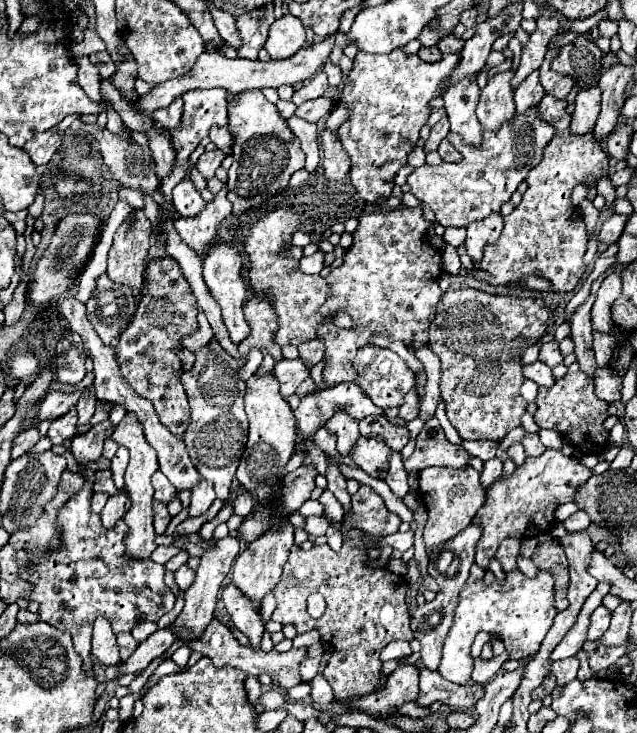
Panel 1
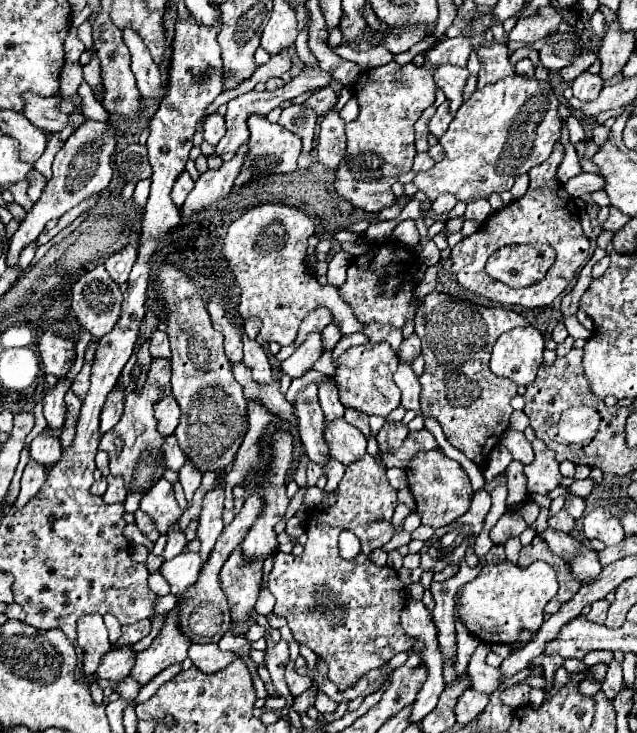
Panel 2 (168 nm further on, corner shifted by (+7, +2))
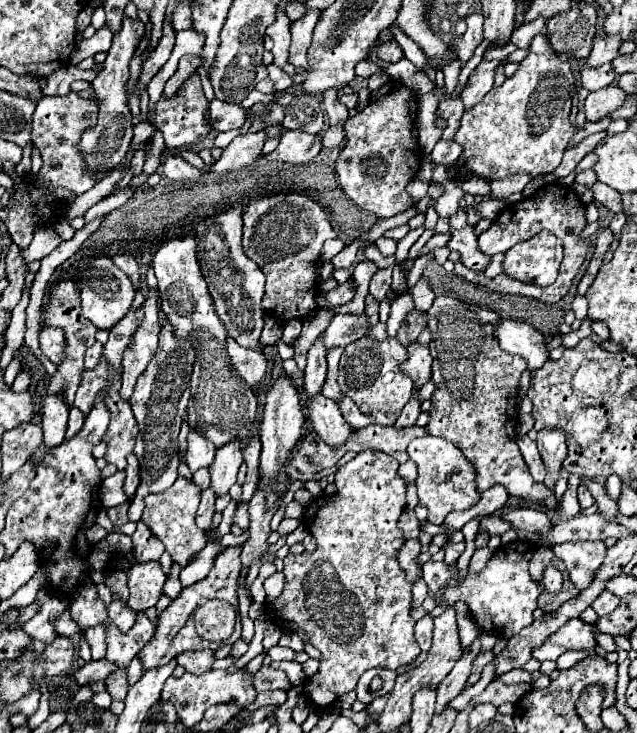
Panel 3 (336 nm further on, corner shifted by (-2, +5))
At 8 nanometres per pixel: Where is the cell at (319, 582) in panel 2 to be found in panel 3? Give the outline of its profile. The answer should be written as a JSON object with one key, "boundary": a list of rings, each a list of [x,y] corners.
{"boundary":[[[365,451],[359,453],[355,459],[339,467],[335,473],[337,493],[333,497],[317,497],[313,499],[303,517],[303,525],[307,531],[317,539],[317,549],[313,553],[293,555],[289,553],[285,561],[285,589],[267,607],[273,621],[293,623],[299,627],[313,647],[321,651],[319,671],[303,683],[305,695],[325,709],[331,707],[341,695],[355,689],[359,677],[373,667],[379,669],[399,669],[409,665],[421,653],[415,637],[413,627],[415,621],[411,619],[411,587],[413,581],[407,579],[405,571],[399,567],[399,551],[405,545],[403,531],[397,527],[399,515],[405,509],[405,481],[397,473],[399,463],[379,451]]]}

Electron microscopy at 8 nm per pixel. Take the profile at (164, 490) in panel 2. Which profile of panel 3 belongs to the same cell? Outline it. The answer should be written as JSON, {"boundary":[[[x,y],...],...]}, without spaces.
{"boundary":[[[179,477],[169,489],[165,489],[161,493],[149,493],[145,497],[145,511],[141,515],[141,521],[165,545],[165,551],[171,555],[171,559],[179,567],[185,567],[207,545],[205,531],[199,529],[197,523],[195,523],[195,513],[197,513],[197,507],[199,507],[199,499],[201,499],[201,489],[185,477]]]}

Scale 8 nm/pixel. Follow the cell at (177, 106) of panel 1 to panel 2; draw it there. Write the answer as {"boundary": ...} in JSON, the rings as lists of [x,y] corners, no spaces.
{"boundary":[[[124,30],[124,42],[132,54],[132,72],[138,82],[138,90],[144,100],[160,100],[164,96],[164,84],[158,66],[152,62],[148,48],[140,42],[134,30]]]}

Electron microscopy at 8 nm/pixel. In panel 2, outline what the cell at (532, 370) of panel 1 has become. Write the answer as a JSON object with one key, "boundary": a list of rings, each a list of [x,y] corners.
{"boundary":[[[528,326],[504,332],[492,350],[490,370],[512,380],[516,386],[528,386],[536,380],[542,366],[544,336]]]}

